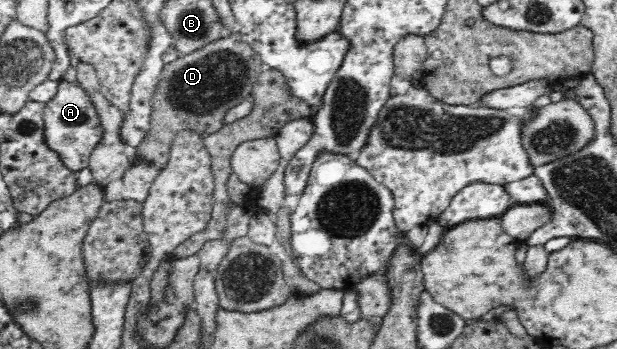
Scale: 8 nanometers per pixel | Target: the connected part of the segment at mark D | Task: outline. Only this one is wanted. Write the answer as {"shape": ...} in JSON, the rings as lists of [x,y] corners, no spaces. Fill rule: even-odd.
{"shape":[[[236,30],[164,65],[153,93],[149,130],[136,148],[131,148],[131,166],[149,163],[163,170],[167,167],[173,139],[179,132],[191,130],[201,137],[217,132],[228,110],[252,96],[260,65],[253,47]]]}

